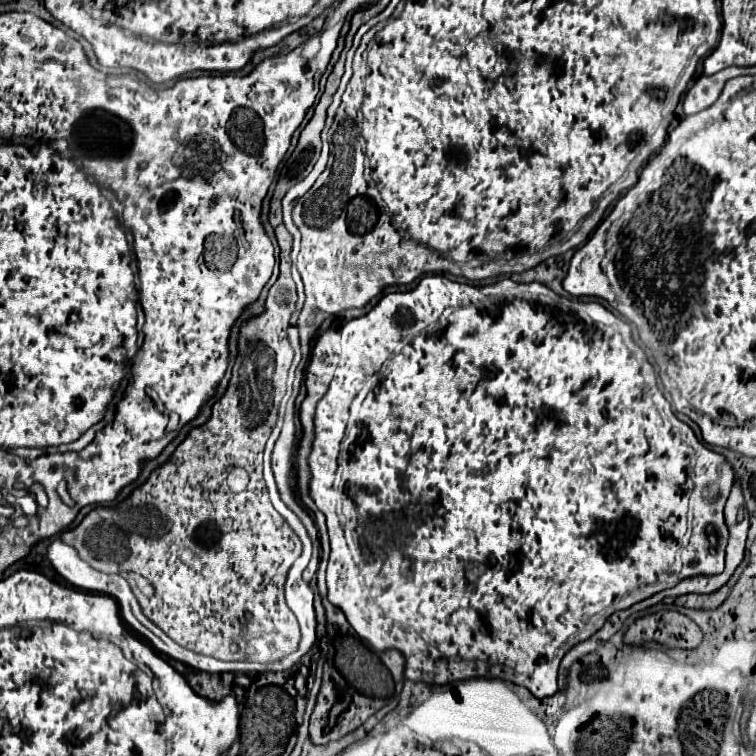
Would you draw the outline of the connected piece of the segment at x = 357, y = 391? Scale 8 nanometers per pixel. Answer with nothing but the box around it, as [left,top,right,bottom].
[309,276,733,698]

